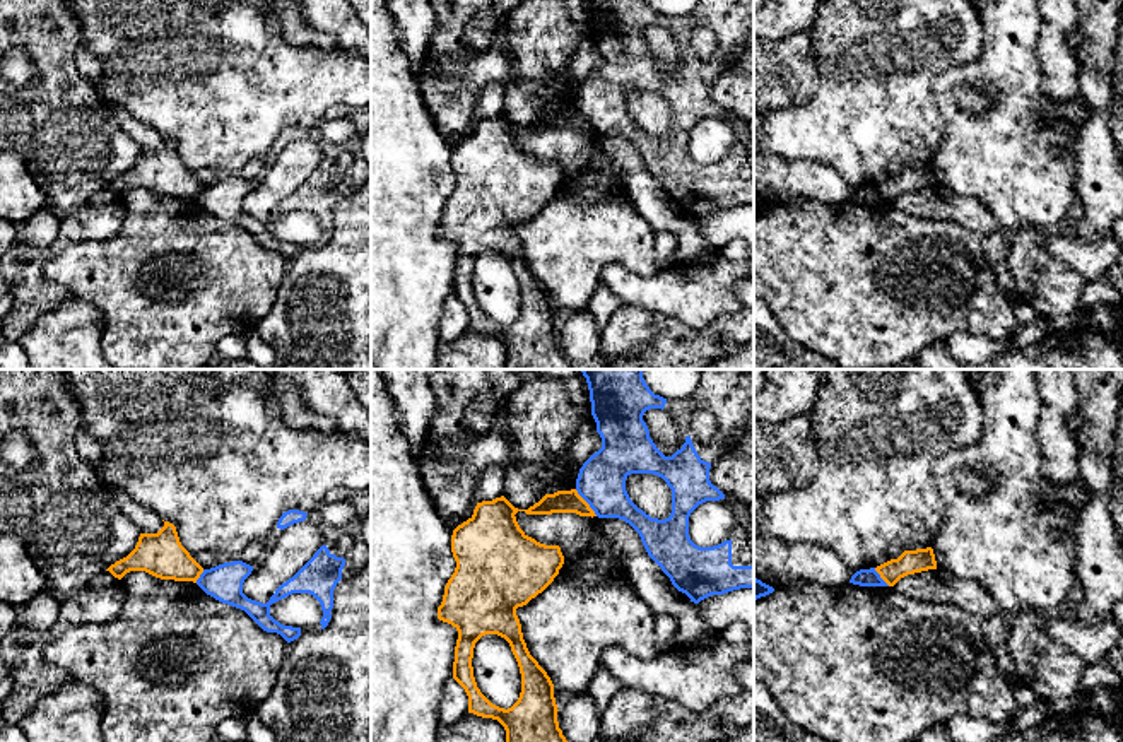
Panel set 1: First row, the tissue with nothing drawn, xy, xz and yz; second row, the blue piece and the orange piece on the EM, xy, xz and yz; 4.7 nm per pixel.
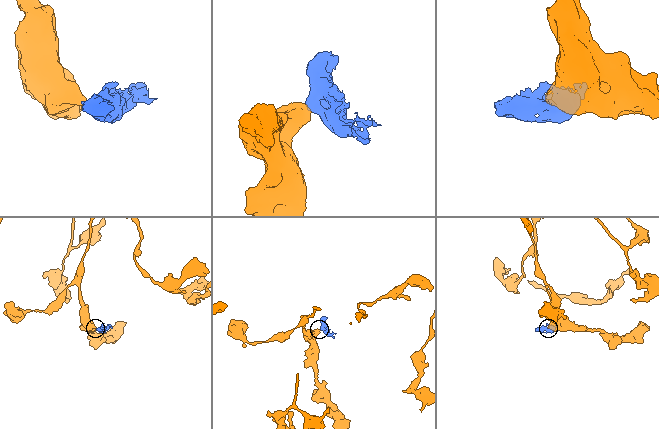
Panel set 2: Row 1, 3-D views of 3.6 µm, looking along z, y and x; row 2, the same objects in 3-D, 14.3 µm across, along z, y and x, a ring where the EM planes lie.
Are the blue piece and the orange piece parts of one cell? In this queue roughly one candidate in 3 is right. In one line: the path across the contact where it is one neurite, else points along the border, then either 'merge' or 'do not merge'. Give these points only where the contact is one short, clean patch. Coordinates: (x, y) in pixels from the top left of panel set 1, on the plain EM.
border xz (575, 106), (597, 132); do not merge

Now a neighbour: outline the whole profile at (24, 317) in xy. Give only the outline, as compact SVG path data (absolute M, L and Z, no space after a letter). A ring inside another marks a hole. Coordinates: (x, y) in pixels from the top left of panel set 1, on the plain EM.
M19 239L2 258L0 272L14 299L12 311L2 320L3 340L19 344L43 315L72 297L67 287L44 275L50 256L48 250Z

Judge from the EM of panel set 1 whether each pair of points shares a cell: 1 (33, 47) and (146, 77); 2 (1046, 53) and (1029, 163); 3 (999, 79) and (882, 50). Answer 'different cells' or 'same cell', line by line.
1: different cells
2: different cells
3: different cells

